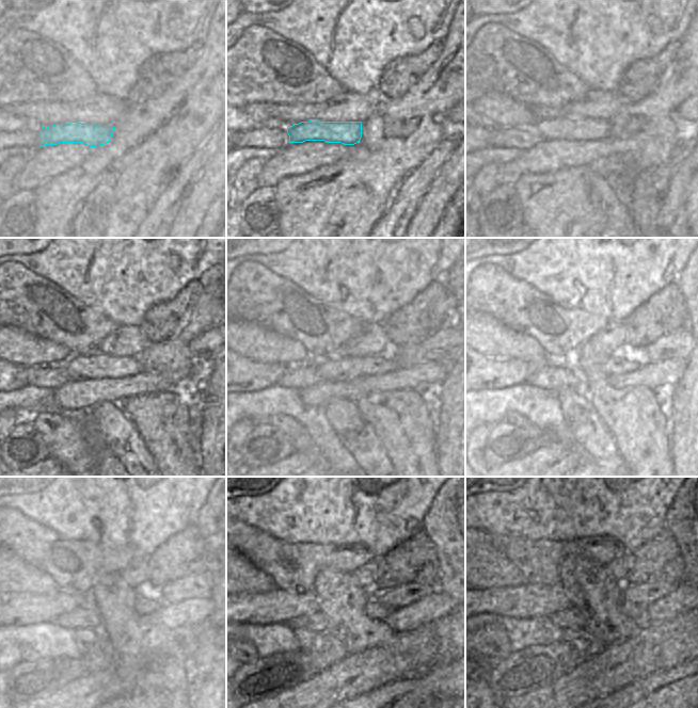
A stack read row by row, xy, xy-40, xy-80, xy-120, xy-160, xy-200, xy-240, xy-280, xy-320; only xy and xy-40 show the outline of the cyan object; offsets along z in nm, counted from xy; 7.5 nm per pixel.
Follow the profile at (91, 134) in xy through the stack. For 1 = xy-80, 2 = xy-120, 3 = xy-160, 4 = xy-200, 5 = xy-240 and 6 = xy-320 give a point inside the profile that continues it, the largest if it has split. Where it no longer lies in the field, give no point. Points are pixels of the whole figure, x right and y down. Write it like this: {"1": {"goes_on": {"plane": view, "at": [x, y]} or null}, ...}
{"1": {"goes_on": {"plane": "xy-80", "at": [559, 128]}}, "2": {"goes_on": {"plane": "xy-120", "at": [95, 366]}}, "3": {"goes_on": {"plane": "xy-160", "at": [339, 367]}}, "4": {"goes_on": {"plane": "xy-200", "at": [623, 361]}}, "5": {"goes_on": {"plane": "xy-240", "at": [146, 602]}}, "6": {"goes_on": {"plane": "xy-320", "at": [635, 611]}}}

